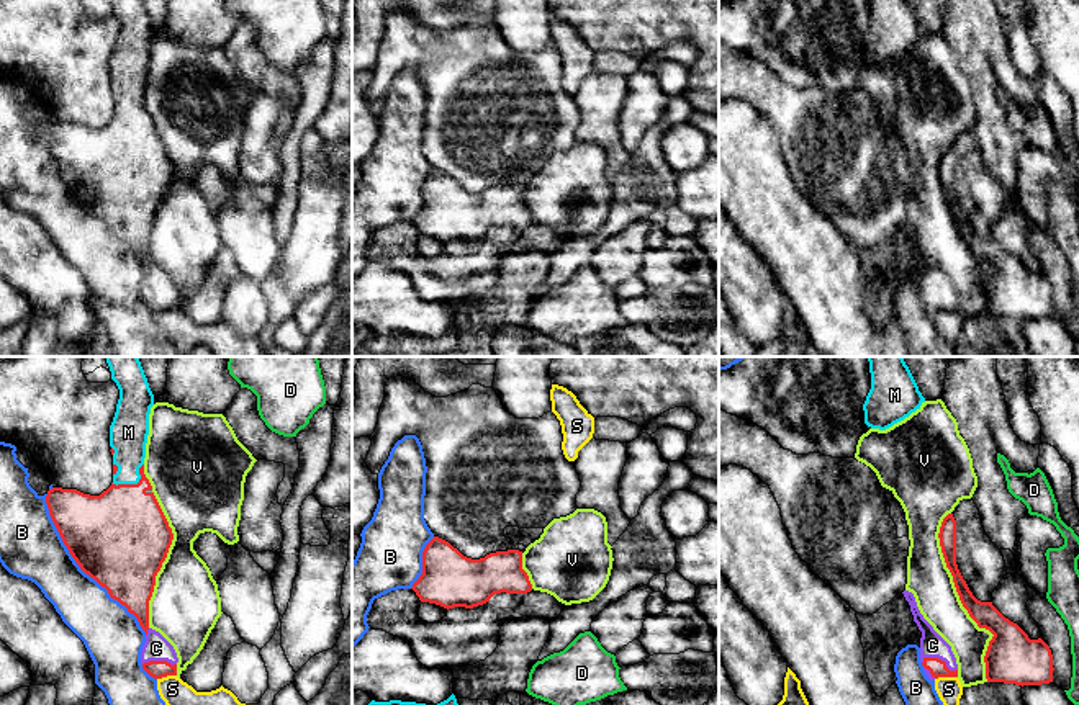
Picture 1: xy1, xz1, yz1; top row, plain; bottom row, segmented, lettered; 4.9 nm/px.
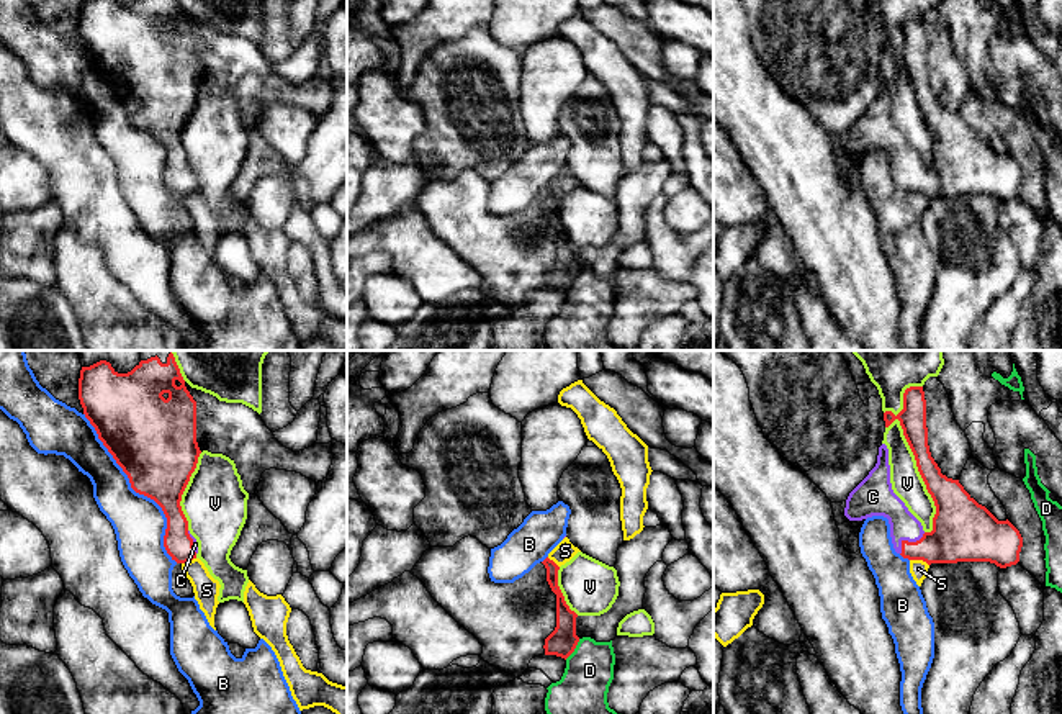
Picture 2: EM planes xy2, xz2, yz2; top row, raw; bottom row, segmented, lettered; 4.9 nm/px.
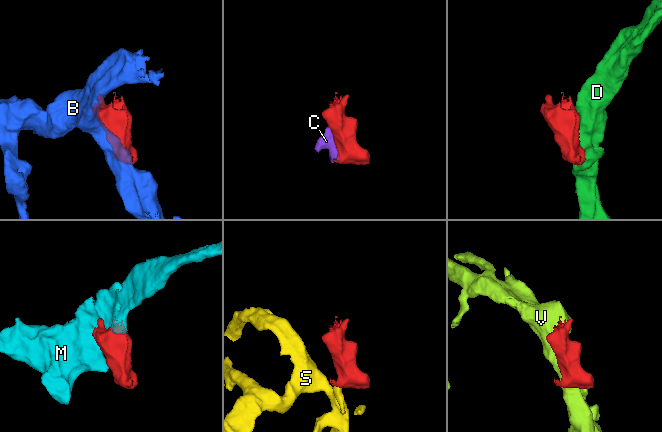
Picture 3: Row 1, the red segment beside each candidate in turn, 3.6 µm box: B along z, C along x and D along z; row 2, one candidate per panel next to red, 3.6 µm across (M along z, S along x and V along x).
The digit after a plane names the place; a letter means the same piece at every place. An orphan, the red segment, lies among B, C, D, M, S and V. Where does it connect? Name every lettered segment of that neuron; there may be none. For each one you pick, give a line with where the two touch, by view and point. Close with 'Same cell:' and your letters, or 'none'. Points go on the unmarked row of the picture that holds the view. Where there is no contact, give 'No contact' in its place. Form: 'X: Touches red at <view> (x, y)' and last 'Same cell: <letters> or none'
C: Touches red at yz1 (940, 293)
M: Touches red at xy1 (133, 118)
Same cell: C, M

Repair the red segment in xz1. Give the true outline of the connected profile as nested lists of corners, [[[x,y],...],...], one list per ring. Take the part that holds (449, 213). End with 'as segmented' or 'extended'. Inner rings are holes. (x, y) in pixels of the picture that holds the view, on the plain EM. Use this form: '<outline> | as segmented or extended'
[[[434,170],[422,185],[422,208],[411,221],[421,236],[444,242],[473,242],[494,227],[527,227],[532,224],[522,203],[522,185],[508,183],[472,193],[449,175]]] | as segmented

